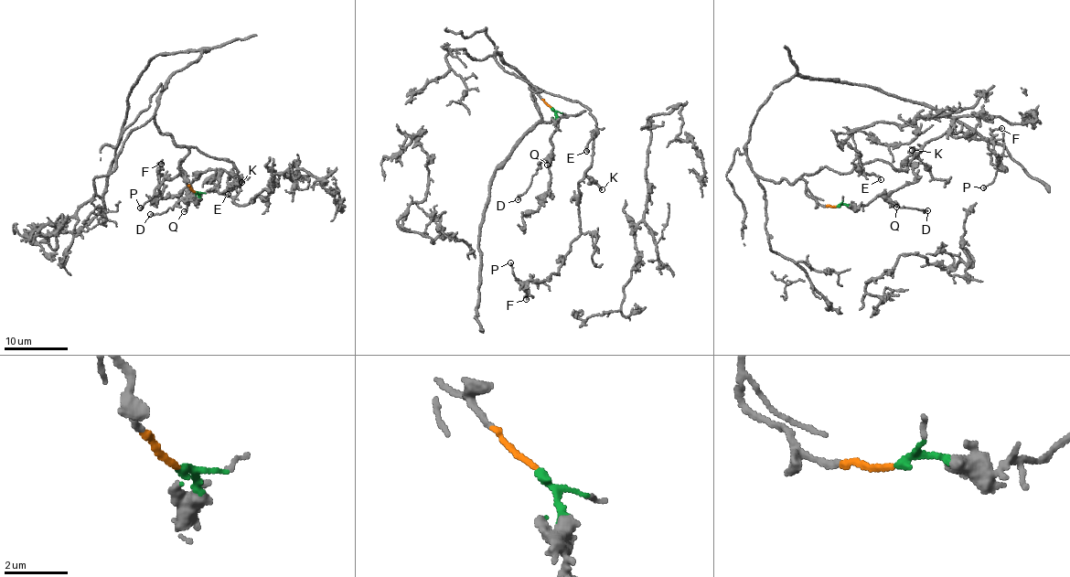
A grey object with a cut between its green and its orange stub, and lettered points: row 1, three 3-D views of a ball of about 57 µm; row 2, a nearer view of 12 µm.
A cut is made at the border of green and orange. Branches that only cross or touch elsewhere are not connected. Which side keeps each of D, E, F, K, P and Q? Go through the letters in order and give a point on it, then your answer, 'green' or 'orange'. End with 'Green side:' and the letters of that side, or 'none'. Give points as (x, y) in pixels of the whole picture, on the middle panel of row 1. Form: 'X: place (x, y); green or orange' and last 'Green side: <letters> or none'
D: place (518, 199); green
E: place (586, 151); orange
F: place (526, 299); orange
K: place (602, 189); orange
P: place (510, 262); orange
Q: place (547, 165); green
Green side: D, Q

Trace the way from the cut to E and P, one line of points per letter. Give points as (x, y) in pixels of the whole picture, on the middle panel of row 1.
E: (551, 107), (532, 91), (540, 90), (577, 101), (591, 112), (595, 121), (595, 136), (587, 144), (586, 151)
P: (551, 107), (532, 91), (577, 101), (595, 121), (577, 186), (579, 235), (540, 281), (519, 282), (510, 262)

